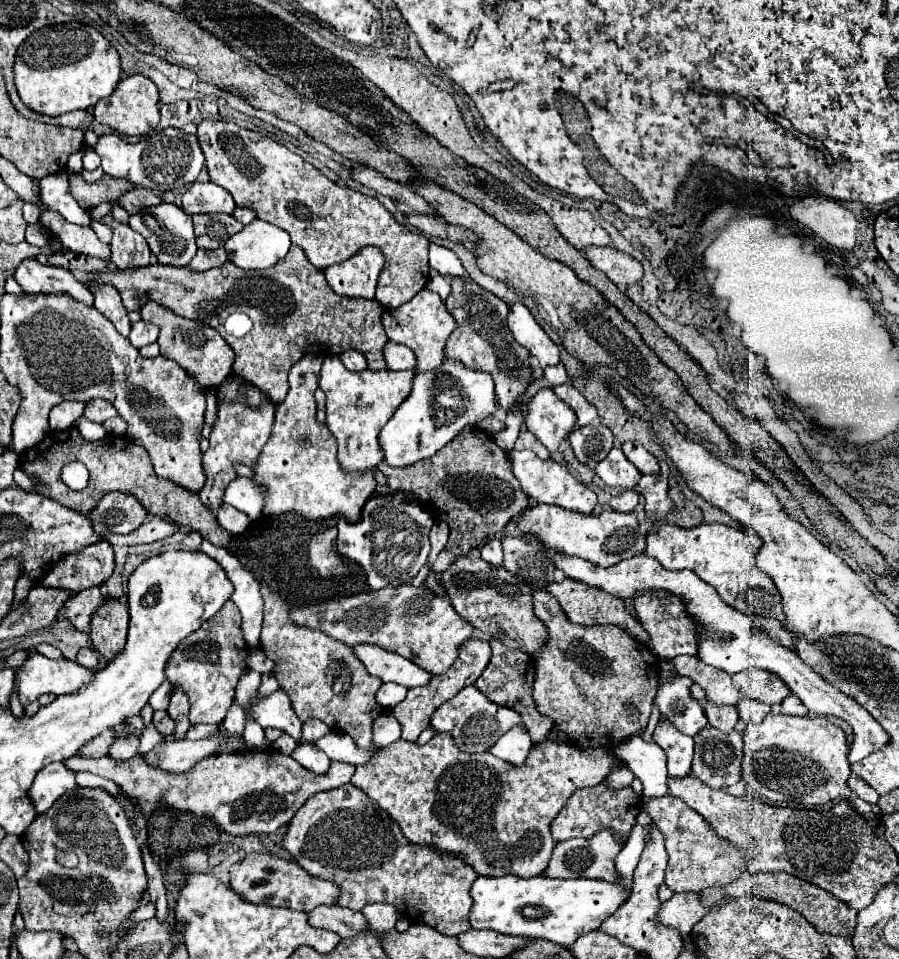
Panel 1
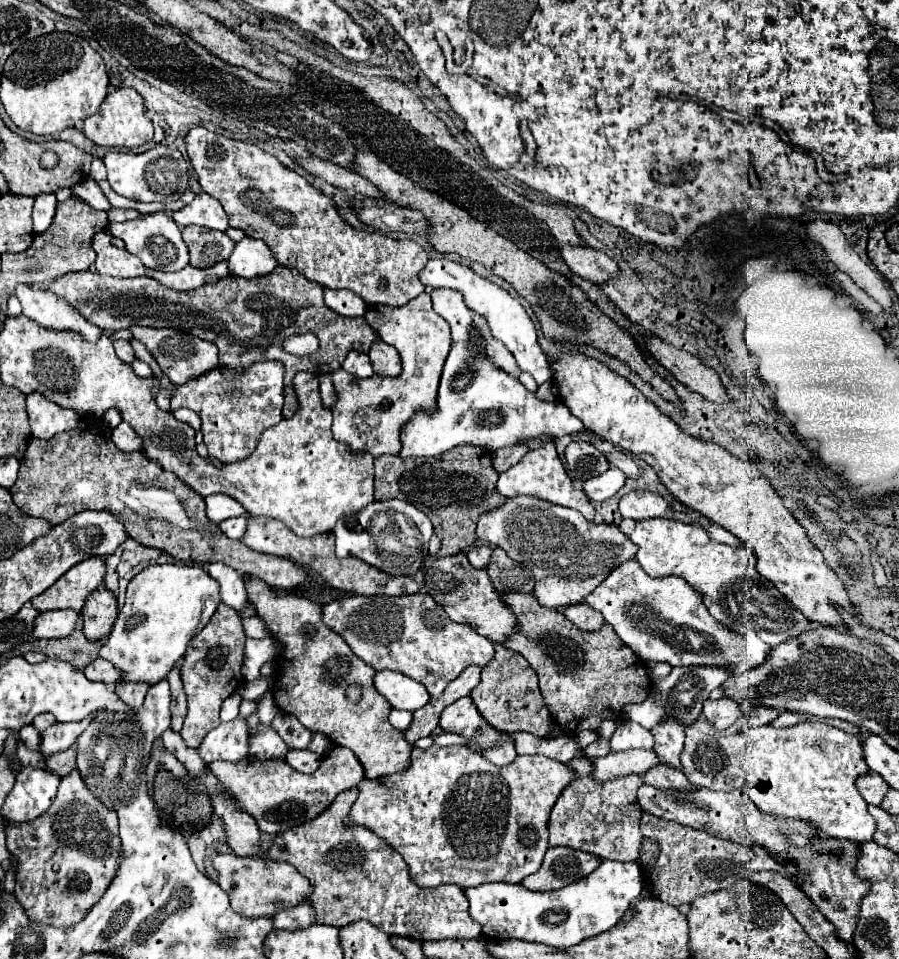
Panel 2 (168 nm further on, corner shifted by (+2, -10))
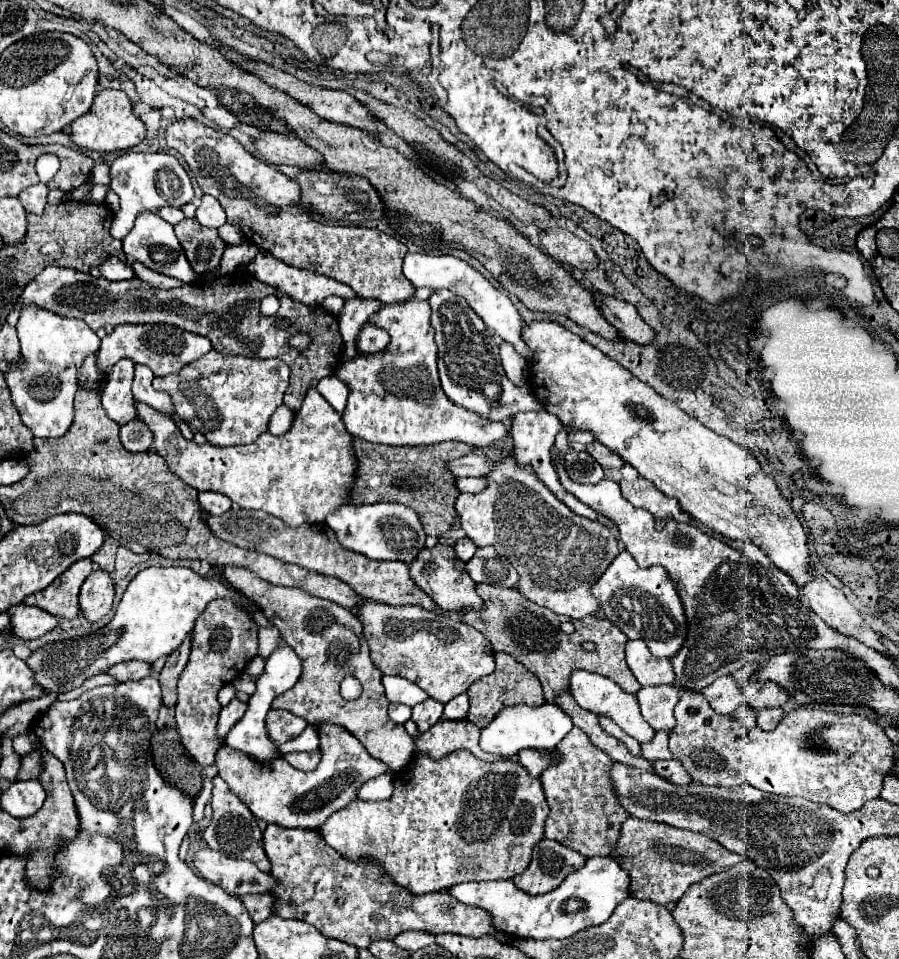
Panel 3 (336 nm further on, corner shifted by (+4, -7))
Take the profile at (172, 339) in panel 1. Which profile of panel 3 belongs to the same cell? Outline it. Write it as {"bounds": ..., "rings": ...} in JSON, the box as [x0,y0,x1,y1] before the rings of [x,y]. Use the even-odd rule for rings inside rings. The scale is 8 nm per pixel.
{"bounds":[96,324,212,376],"rings":[[[120,324],[102,338],[96,358],[96,368],[102,374],[108,374],[118,360],[130,358],[134,364],[146,364],[148,368],[152,368],[154,376],[166,376],[178,372],[182,366],[190,364],[192,360],[198,360],[208,350],[212,350],[208,338],[186,332],[182,328],[174,328],[168,324]]]}

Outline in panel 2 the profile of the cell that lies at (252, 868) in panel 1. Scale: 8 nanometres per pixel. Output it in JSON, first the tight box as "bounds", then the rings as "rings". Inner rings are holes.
{"bounds":[214,855,314,919],"rings":[[[216,855],[214,869],[218,871],[220,887],[230,897],[232,911],[248,919],[272,917],[284,909],[292,909],[300,903],[306,903],[314,891],[310,881],[302,877],[290,863],[278,863],[270,857]]]}

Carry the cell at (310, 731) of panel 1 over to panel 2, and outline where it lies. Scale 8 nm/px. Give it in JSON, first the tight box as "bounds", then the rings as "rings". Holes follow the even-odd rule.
{"bounds":[272,713,314,749],"rings":[[[278,713],[274,717],[274,721],[272,721],[272,727],[276,729],[276,733],[284,739],[284,743],[290,749],[306,749],[312,743],[312,739],[314,739],[312,731],[302,727],[296,721],[296,717],[286,715],[286,713]]]}

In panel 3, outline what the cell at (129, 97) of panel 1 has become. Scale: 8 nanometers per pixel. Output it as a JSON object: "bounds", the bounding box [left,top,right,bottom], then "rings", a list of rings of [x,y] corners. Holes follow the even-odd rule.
{"bounds":[70,90,146,152],"rings":[[[100,90],[94,96],[92,110],[80,116],[70,126],[70,138],[76,146],[92,152],[116,152],[116,150],[130,150],[146,138],[146,126],[142,120],[132,112],[132,102],[122,90]]]}

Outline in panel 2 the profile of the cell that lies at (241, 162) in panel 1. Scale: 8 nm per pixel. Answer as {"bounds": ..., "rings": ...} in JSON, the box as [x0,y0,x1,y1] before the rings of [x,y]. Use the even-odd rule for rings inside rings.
{"bounds":[186,125,428,307],"rings":[[[202,125],[190,129],[190,133],[186,135],[186,149],[194,169],[198,171],[200,187],[222,203],[224,211],[228,213],[230,225],[242,229],[248,237],[266,241],[266,245],[274,249],[280,265],[296,267],[310,281],[316,281],[326,289],[350,289],[358,293],[368,305],[402,307],[424,291],[418,273],[424,269],[428,255],[422,249],[422,245],[408,239],[396,241],[386,235],[354,229],[344,221],[332,197],[324,195],[320,189],[310,185],[302,175],[282,165],[274,155],[262,151],[256,145],[212,133]],[[382,281],[386,281],[384,289],[380,287]]]}

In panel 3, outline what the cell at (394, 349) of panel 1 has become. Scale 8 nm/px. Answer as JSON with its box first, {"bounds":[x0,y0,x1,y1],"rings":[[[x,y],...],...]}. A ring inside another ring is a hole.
{"bounds":[356,322,390,352],"rings":[[[366,322],[358,334],[358,340],[356,340],[356,346],[360,352],[382,352],[386,346],[388,346],[388,340],[390,336],[386,334],[386,330],[374,326],[372,322]]]}

